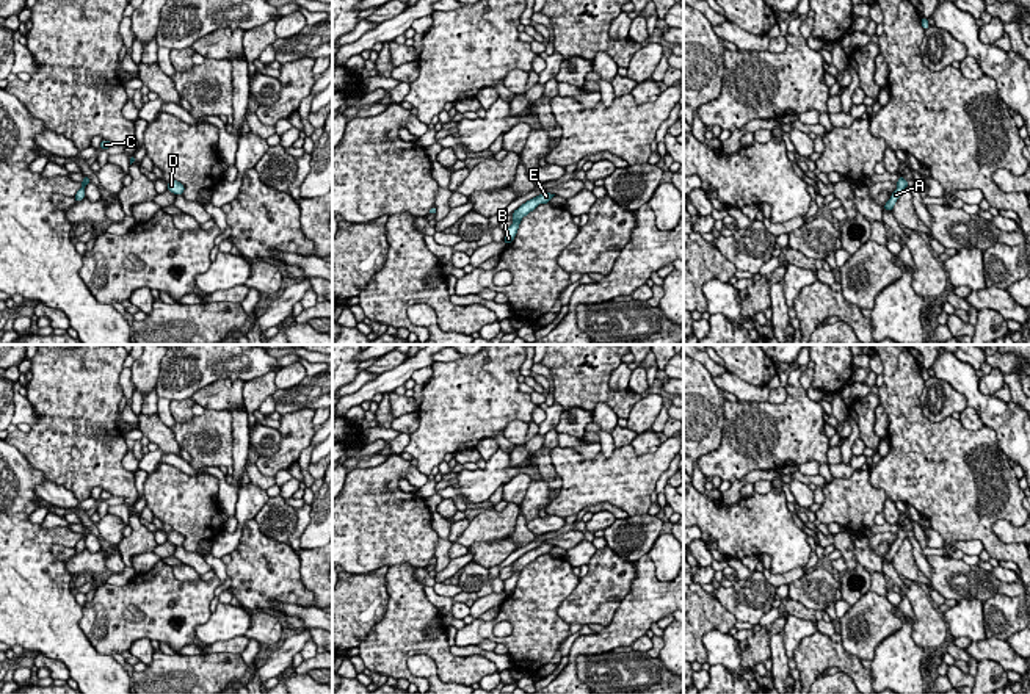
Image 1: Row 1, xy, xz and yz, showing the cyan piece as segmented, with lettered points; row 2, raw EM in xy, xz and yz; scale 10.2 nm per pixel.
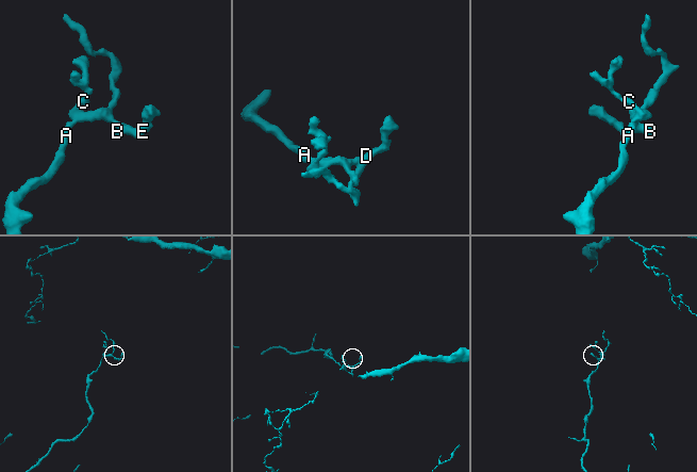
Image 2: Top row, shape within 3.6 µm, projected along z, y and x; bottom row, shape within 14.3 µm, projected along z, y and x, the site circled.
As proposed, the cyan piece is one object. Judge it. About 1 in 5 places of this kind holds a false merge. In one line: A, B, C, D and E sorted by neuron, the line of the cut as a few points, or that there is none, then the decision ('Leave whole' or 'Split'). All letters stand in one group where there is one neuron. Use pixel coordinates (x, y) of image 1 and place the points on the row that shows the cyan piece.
Groups: A B C D E. No split. Leave whole

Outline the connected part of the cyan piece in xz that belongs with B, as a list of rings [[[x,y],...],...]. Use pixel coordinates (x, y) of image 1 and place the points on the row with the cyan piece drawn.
[[[542,193],[525,204],[522,204],[517,210],[513,211],[513,224],[505,230],[505,244],[510,244],[519,229],[519,224],[524,216],[527,216],[530,211],[533,211],[539,204],[547,204],[555,194]]]

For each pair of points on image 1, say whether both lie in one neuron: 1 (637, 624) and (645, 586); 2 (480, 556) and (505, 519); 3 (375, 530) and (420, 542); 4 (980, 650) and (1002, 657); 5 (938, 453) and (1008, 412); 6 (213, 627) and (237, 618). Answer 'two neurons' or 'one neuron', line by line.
1: one neuron
2: two neurons
3: one neuron
4: one neuron
5: two neurons
6: one neuron

